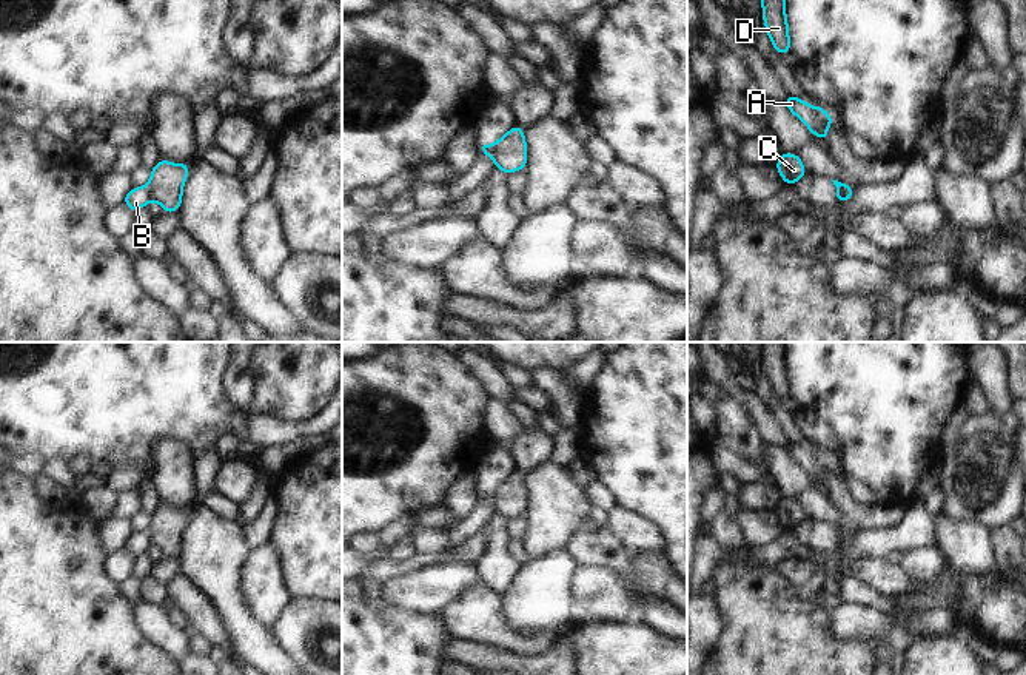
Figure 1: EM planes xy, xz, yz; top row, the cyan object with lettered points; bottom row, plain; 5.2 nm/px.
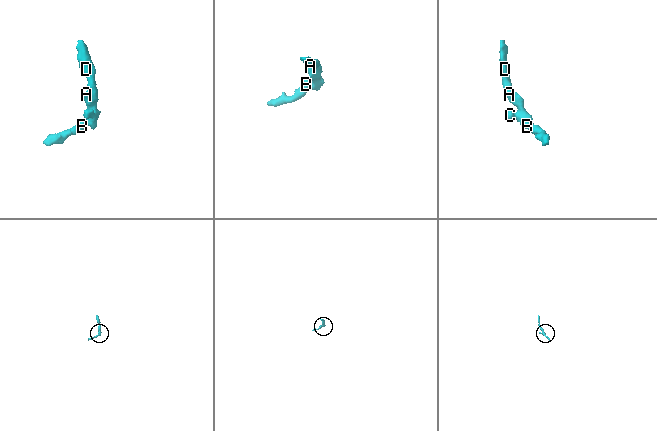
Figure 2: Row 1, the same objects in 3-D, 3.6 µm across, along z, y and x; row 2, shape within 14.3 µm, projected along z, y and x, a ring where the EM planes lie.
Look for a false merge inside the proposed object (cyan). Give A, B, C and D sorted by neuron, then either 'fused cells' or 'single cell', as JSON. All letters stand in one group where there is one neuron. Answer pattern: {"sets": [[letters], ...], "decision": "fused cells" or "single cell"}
{"sets": [["A", "C", "D"], ["B"]], "decision": "fused cells"}

